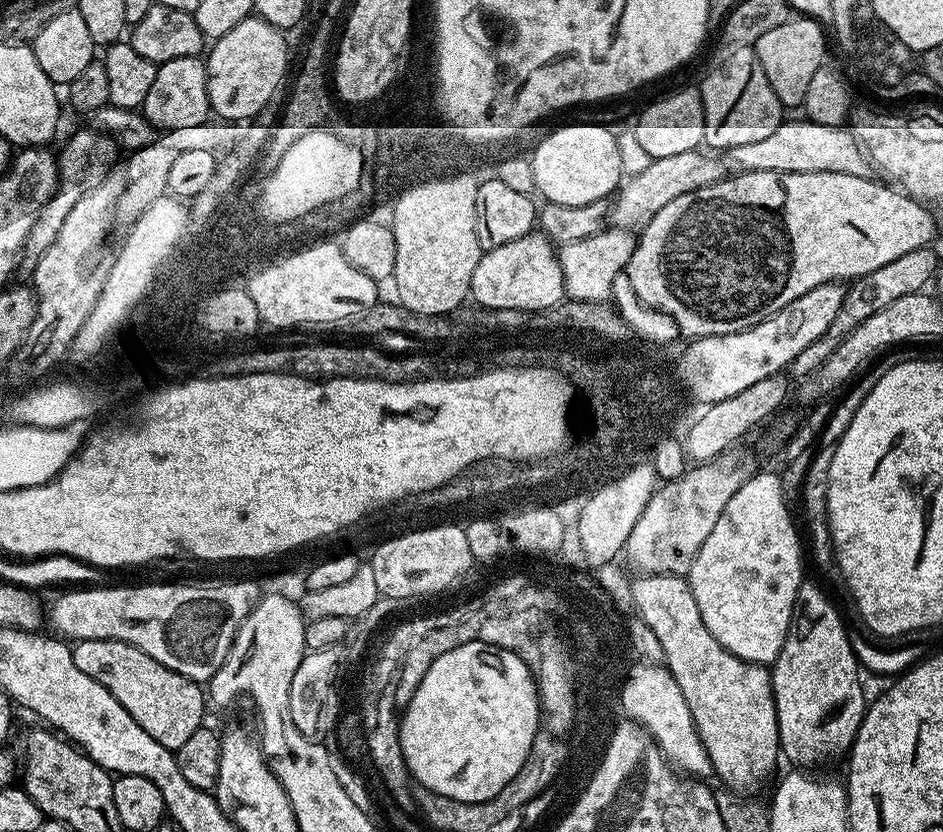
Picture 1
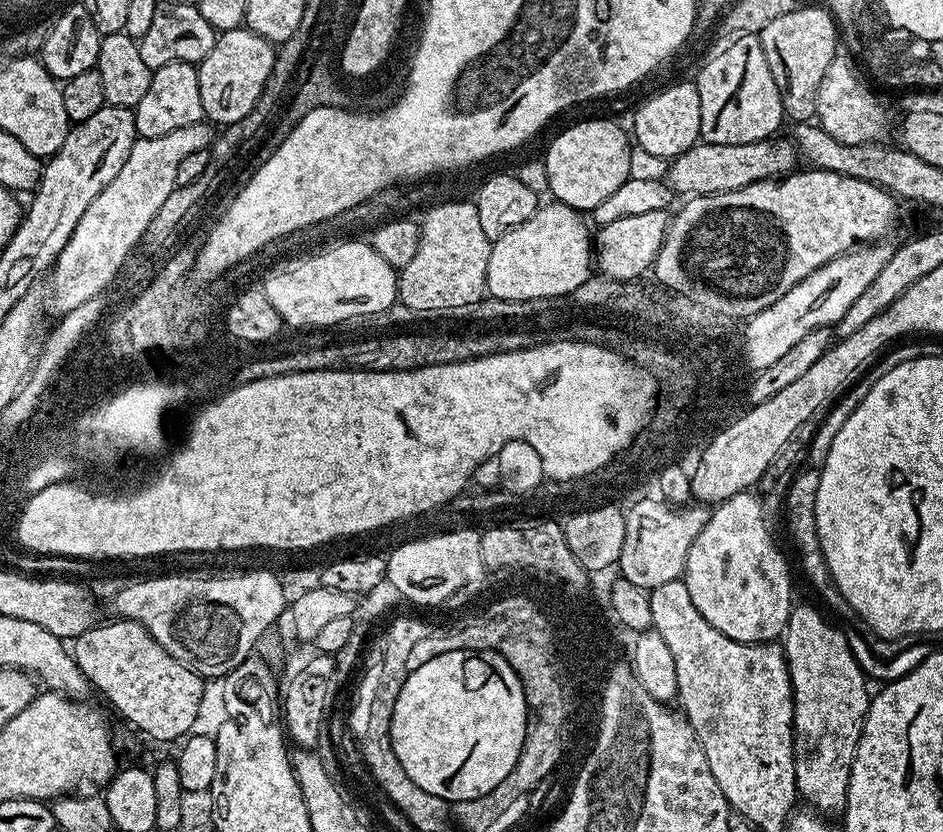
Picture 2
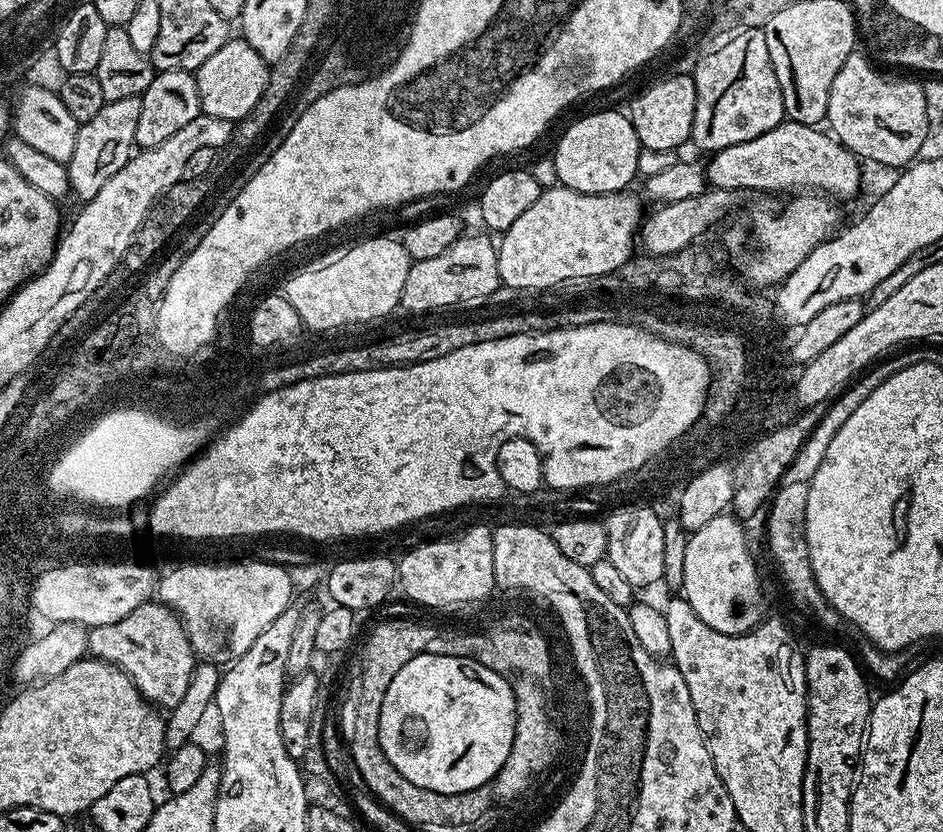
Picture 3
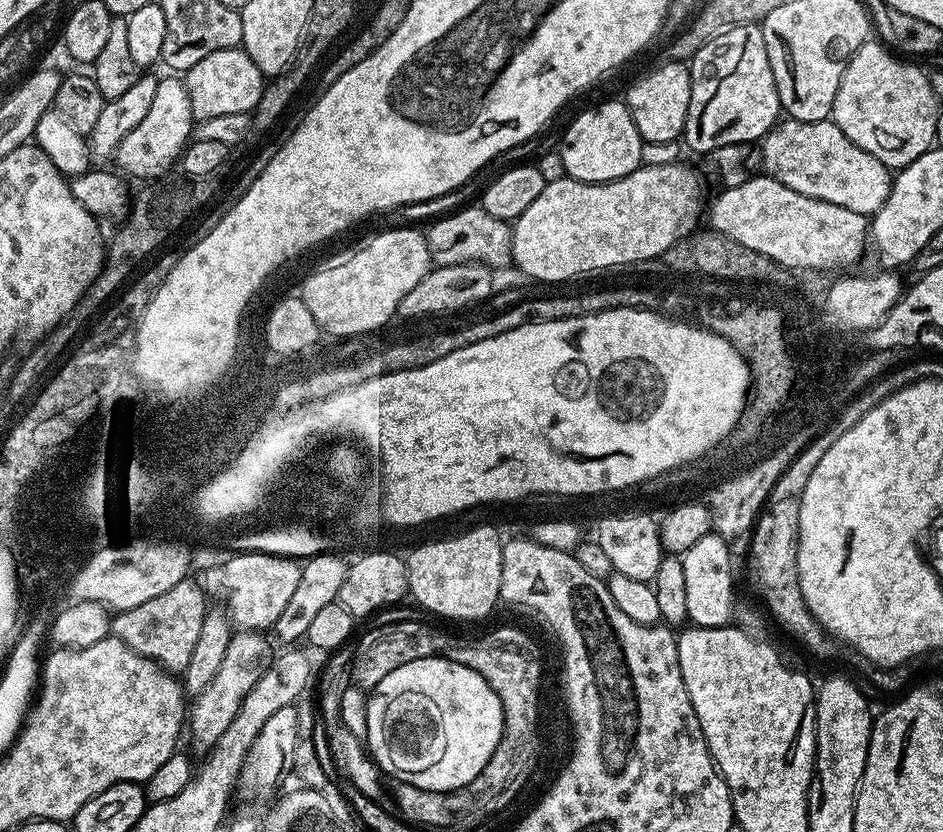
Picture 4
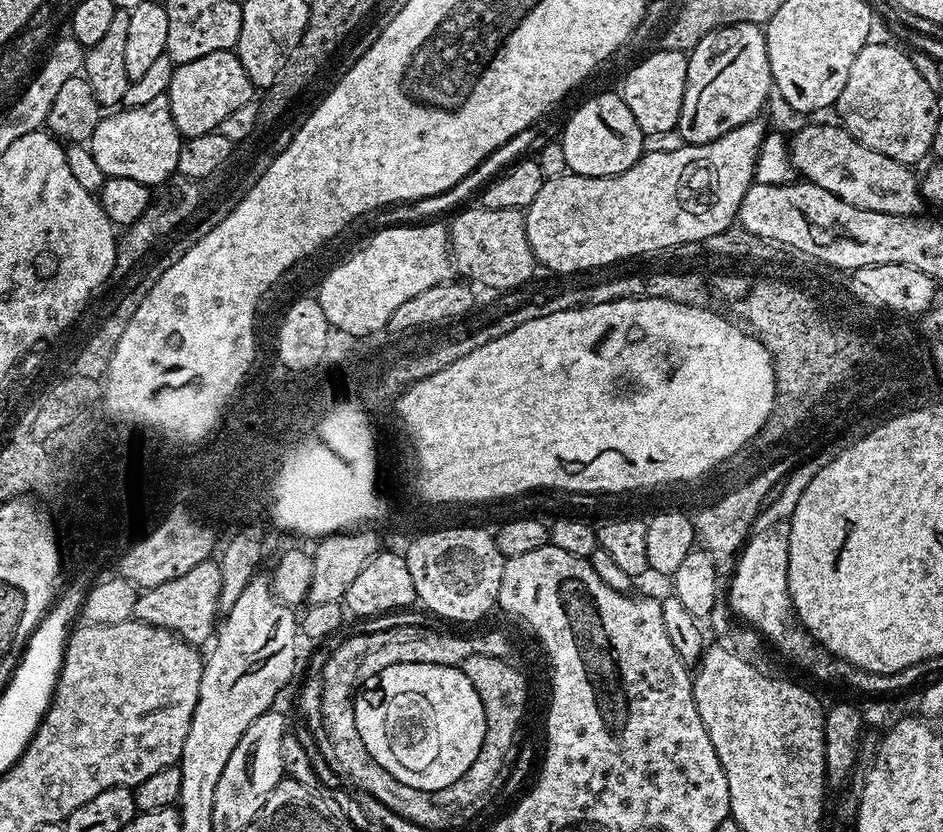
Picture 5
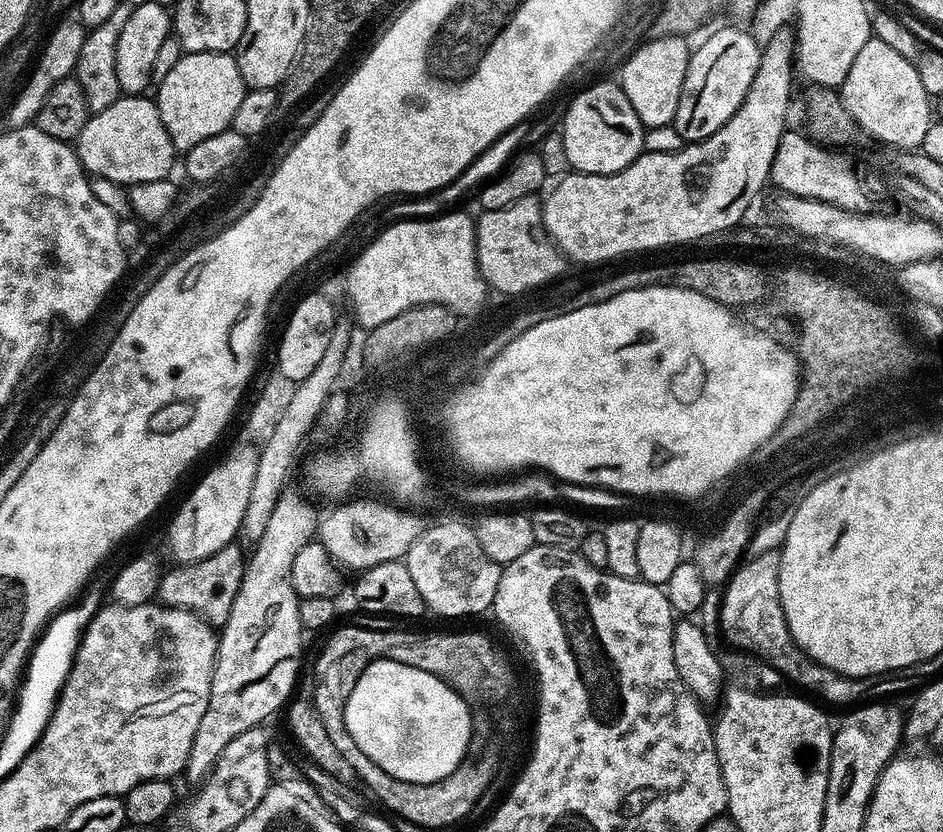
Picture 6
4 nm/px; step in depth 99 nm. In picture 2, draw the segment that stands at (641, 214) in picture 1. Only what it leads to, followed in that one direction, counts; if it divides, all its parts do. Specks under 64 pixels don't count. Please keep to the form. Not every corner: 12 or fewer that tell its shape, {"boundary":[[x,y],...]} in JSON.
{"boundary":[[791,139],[697,142],[669,163],[684,198],[789,175]]}

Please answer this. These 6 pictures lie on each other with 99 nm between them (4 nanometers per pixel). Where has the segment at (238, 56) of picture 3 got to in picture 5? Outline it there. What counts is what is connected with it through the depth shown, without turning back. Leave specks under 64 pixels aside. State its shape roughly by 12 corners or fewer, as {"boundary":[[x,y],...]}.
{"boundary":[[235,51],[177,64],[166,95],[187,138],[254,99]]}

